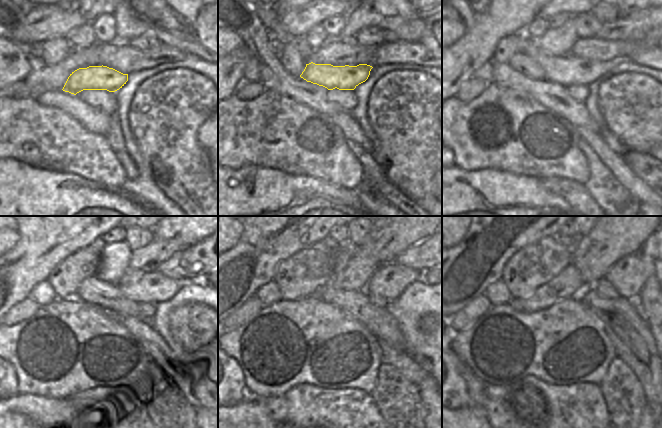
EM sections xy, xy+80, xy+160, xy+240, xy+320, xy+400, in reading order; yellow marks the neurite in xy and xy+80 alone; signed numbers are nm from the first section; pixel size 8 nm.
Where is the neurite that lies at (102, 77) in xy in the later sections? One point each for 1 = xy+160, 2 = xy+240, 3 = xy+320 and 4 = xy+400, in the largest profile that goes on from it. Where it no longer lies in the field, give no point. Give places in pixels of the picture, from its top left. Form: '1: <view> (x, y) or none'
1: xy+160 (567, 70)
2: xy+240 (155, 287)
3: xy+320 (390, 280)
4: xy+400 (628, 275)

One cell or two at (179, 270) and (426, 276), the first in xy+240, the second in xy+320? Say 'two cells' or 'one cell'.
two cells

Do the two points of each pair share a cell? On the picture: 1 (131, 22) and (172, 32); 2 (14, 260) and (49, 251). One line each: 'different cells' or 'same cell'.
1: same cell
2: same cell

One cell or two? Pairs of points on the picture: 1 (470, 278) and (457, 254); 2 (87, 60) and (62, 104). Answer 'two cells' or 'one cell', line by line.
1: one cell
2: two cells

